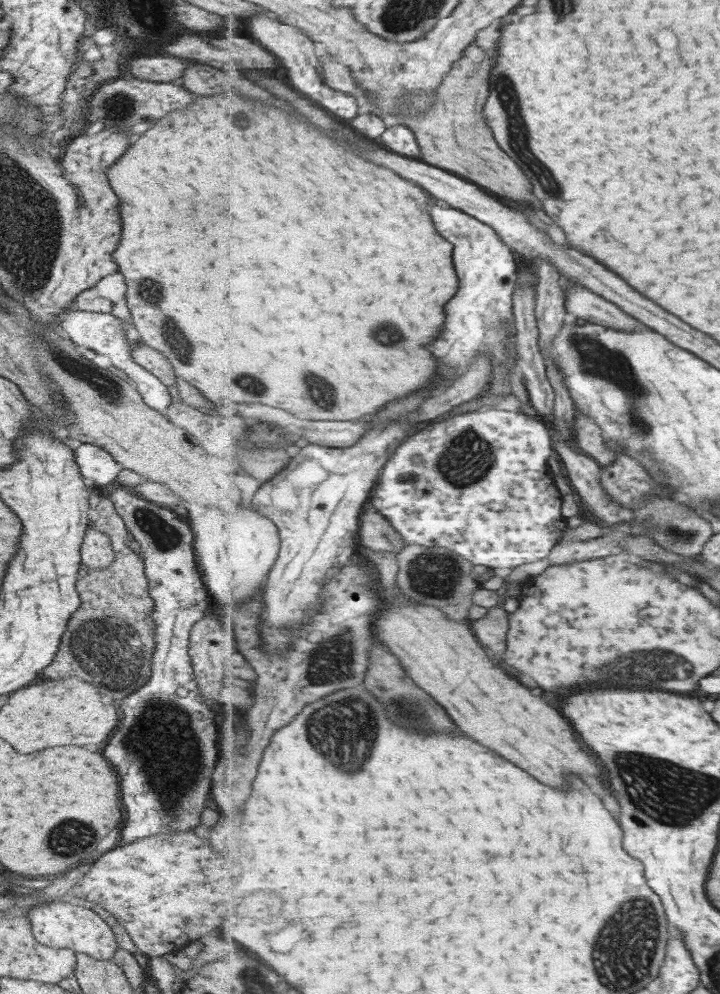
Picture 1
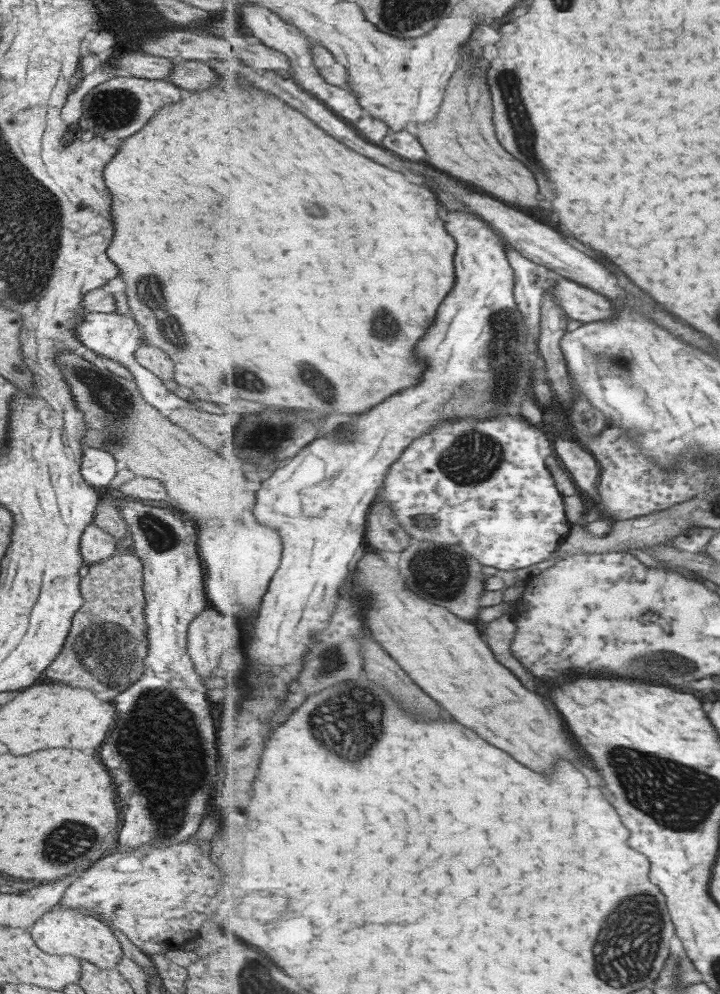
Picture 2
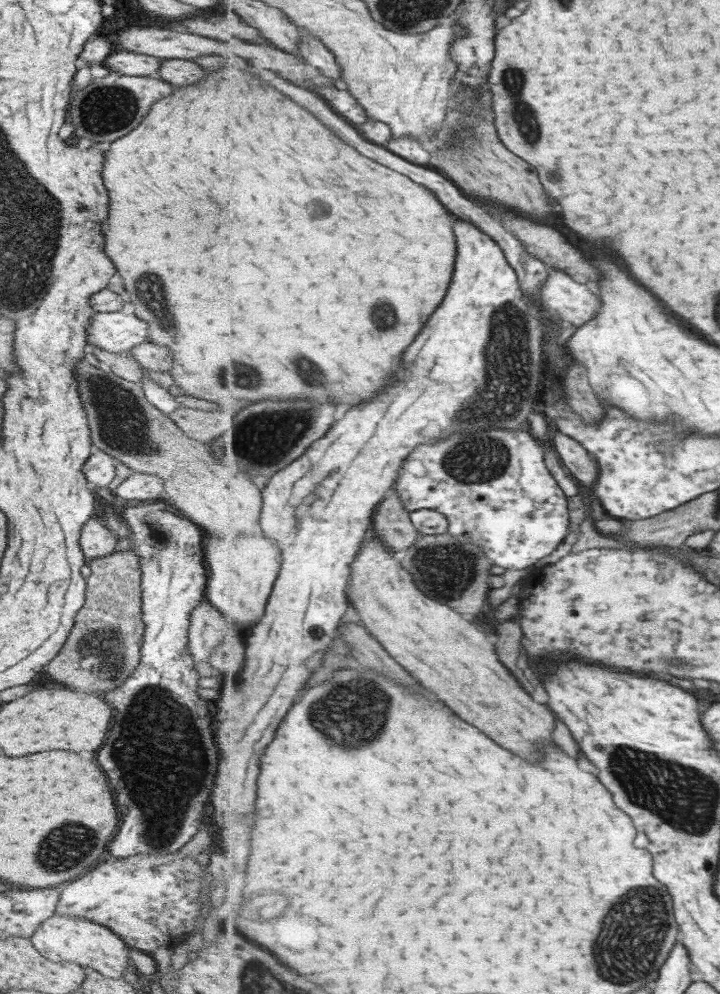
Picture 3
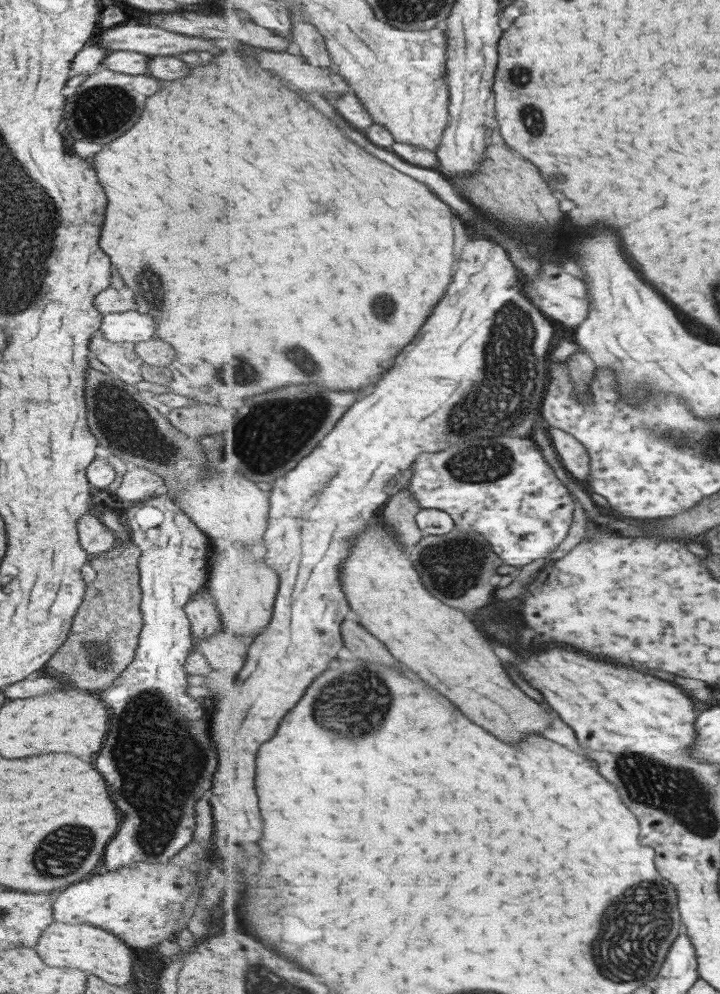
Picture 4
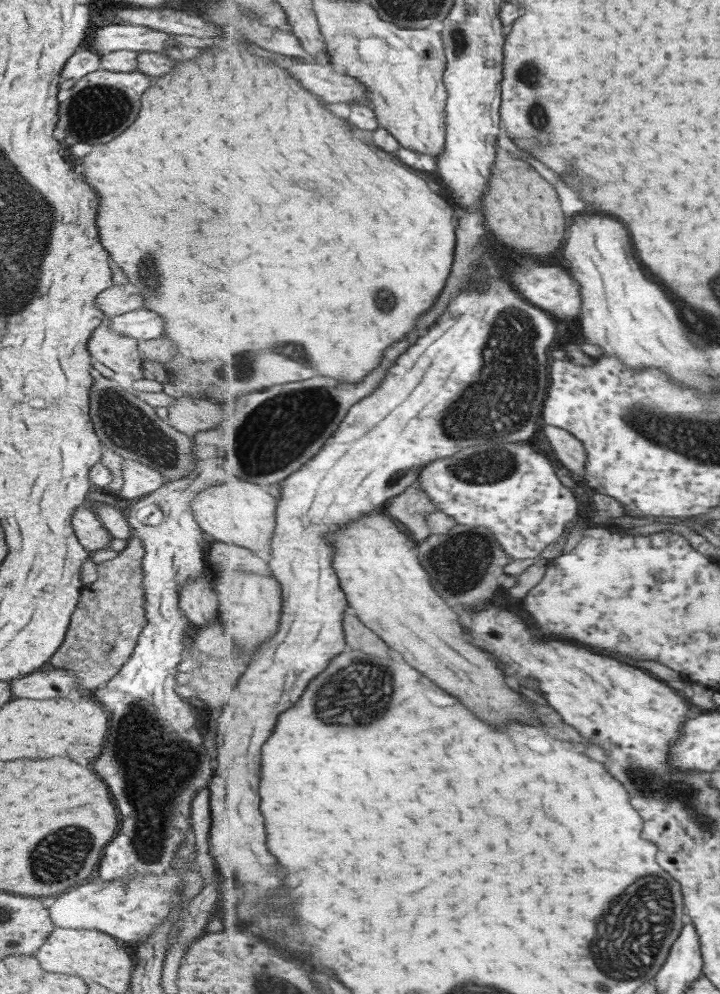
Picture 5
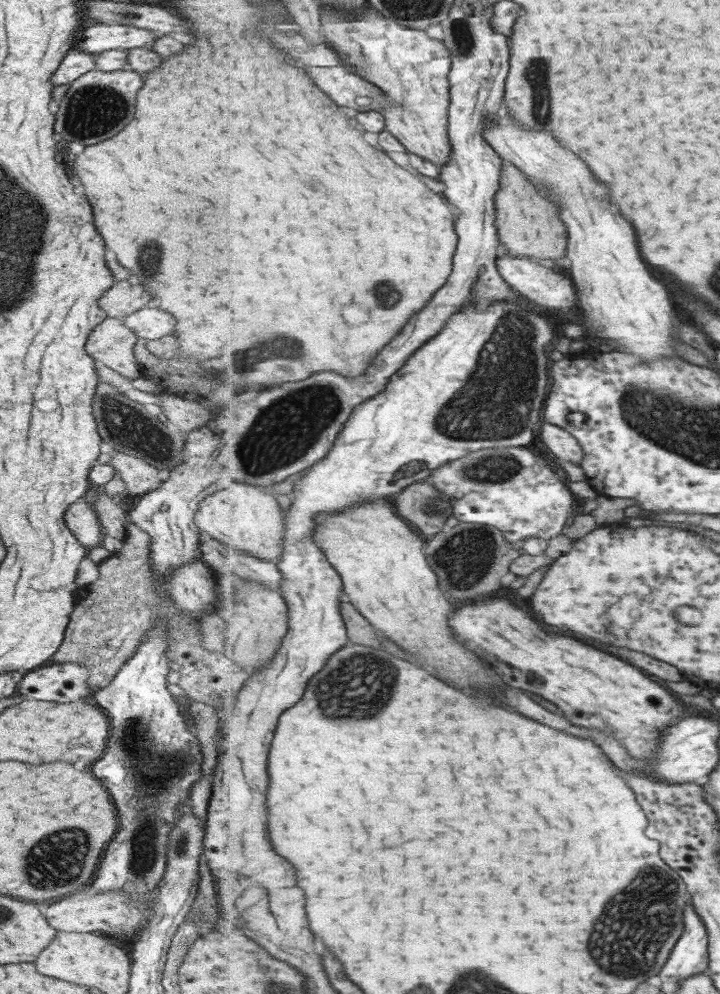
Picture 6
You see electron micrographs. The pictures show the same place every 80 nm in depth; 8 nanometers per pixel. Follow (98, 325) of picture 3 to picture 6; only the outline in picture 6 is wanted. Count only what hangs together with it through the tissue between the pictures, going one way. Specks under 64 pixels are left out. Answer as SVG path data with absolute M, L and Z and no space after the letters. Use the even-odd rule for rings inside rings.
M143 307L121 317L121 320L136 334L137 338L144 338L147 341L172 334L176 325L173 316L157 308Z

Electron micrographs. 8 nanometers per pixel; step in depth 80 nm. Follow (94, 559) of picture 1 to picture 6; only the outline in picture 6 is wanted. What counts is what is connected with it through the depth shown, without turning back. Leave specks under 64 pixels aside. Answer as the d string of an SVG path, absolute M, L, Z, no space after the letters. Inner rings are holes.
M88 499L71 503L64 510L63 520L64 525L83 547L89 549L100 546L103 530L99 529L96 513Z

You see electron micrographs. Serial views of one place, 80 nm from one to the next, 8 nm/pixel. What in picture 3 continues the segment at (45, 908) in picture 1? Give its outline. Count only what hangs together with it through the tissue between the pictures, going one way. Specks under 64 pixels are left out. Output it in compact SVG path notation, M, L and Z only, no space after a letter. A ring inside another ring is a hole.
M54 912L30 936L35 950L51 962L74 962L89 967L107 978L122 978L128 967L128 946L107 927L76 916L59 916Z

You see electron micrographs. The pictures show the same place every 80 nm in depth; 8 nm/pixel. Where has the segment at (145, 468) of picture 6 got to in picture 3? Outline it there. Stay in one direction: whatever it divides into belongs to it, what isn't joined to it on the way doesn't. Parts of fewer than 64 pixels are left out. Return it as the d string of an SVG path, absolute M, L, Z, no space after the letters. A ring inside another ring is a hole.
M132 472L120 482L113 490L115 496L124 498L130 503L144 500L162 500L164 484L162 478L145 473Z

